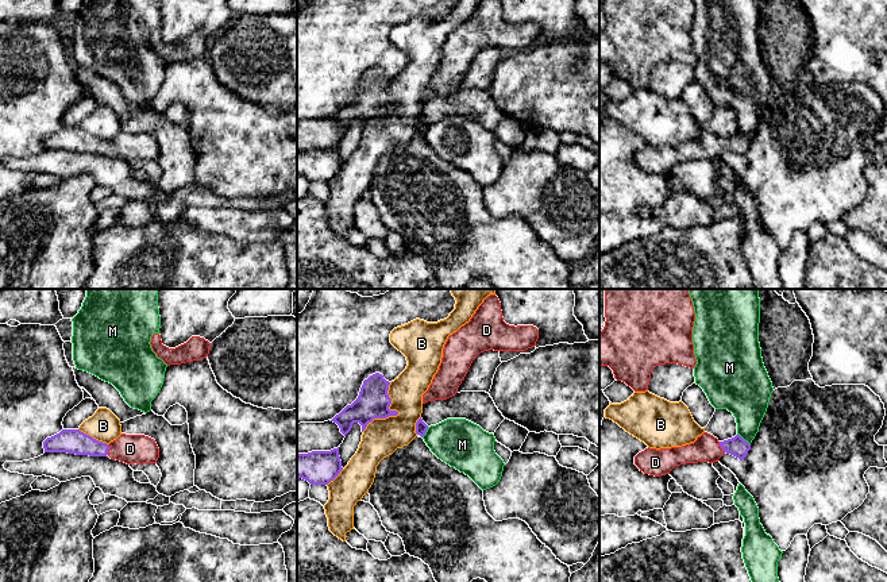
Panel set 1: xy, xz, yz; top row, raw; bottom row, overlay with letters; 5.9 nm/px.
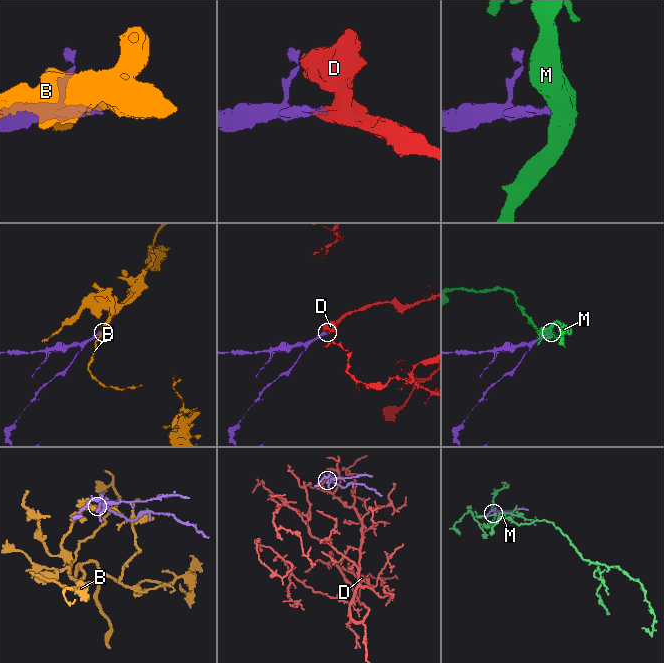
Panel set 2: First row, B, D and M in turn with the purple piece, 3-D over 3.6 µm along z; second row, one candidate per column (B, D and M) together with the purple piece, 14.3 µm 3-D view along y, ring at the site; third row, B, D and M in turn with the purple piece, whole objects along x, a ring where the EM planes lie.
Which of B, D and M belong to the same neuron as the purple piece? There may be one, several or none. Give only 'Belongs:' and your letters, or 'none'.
Belongs: D

